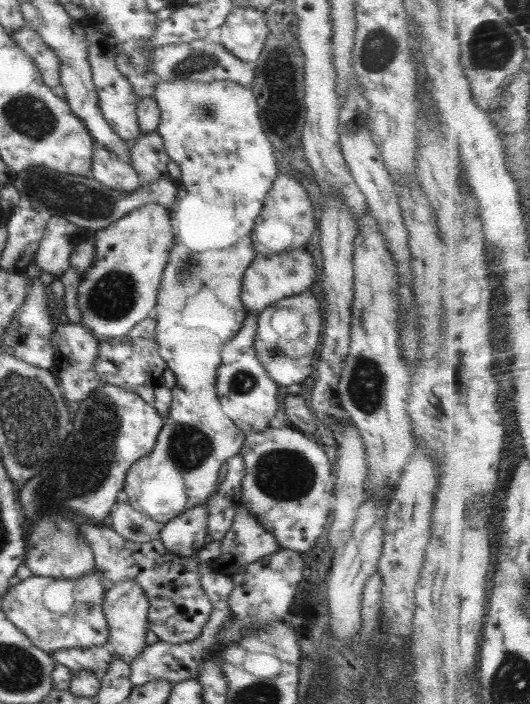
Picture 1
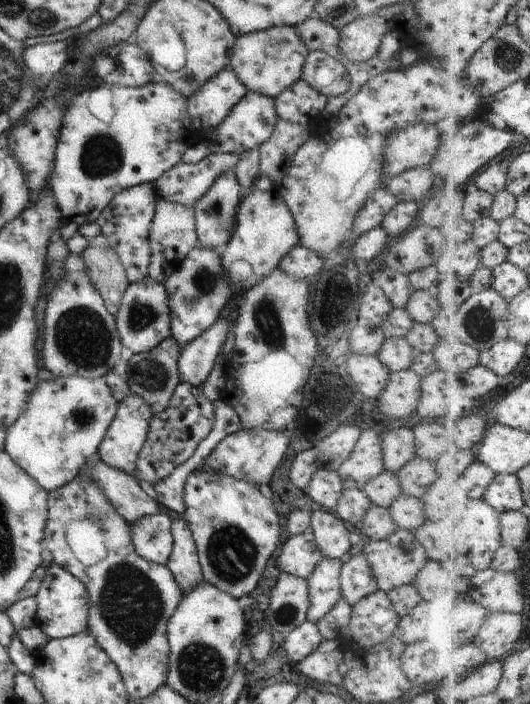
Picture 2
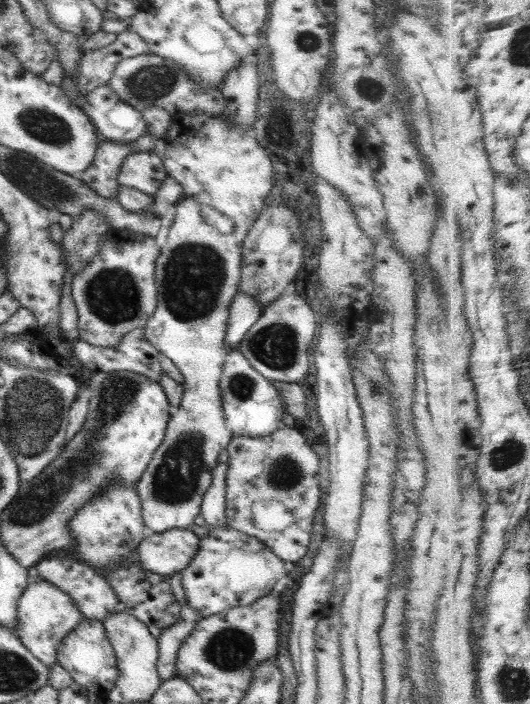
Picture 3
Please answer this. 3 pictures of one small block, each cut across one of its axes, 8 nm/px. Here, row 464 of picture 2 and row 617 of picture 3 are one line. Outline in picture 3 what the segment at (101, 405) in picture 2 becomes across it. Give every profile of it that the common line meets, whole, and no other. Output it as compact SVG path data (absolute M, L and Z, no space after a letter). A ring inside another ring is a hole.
M31 579L18 601L16 616L18 638L49 669L57 663L57 648L61 640L85 618L66 594L60 596L58 589L47 580Z

